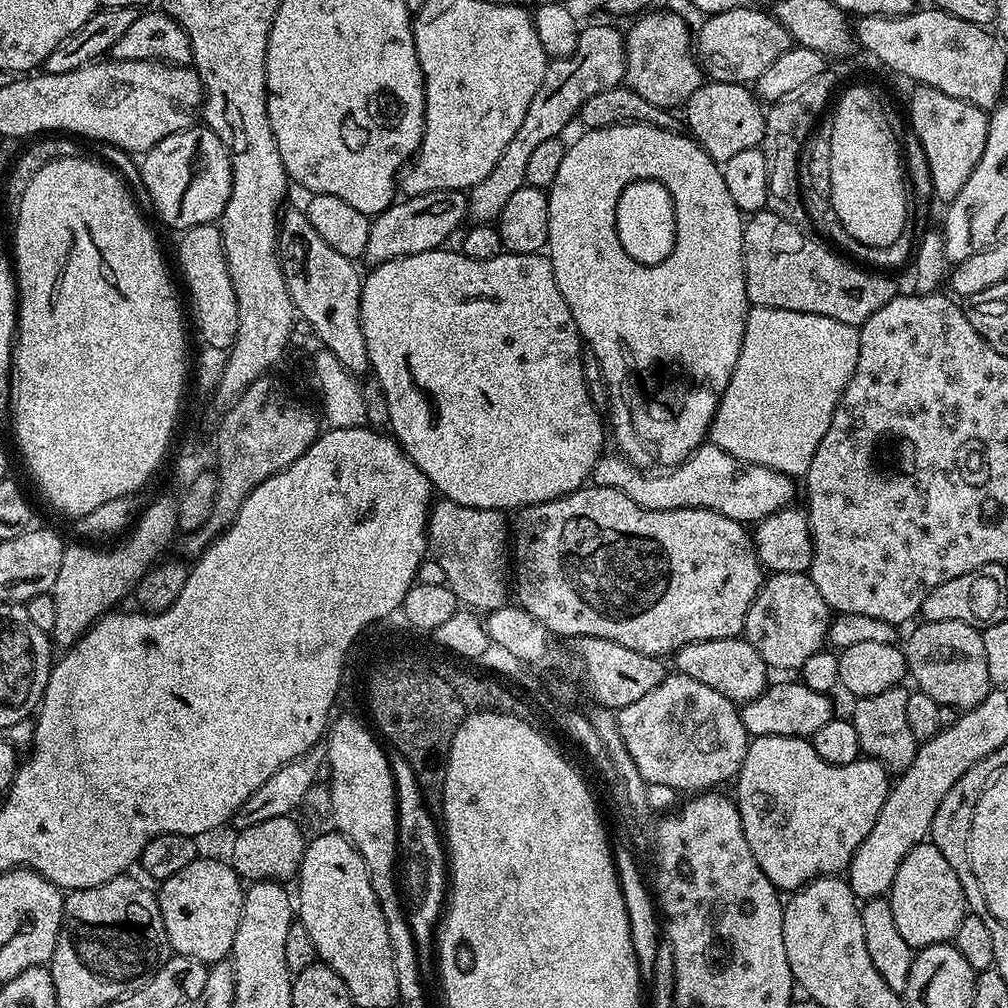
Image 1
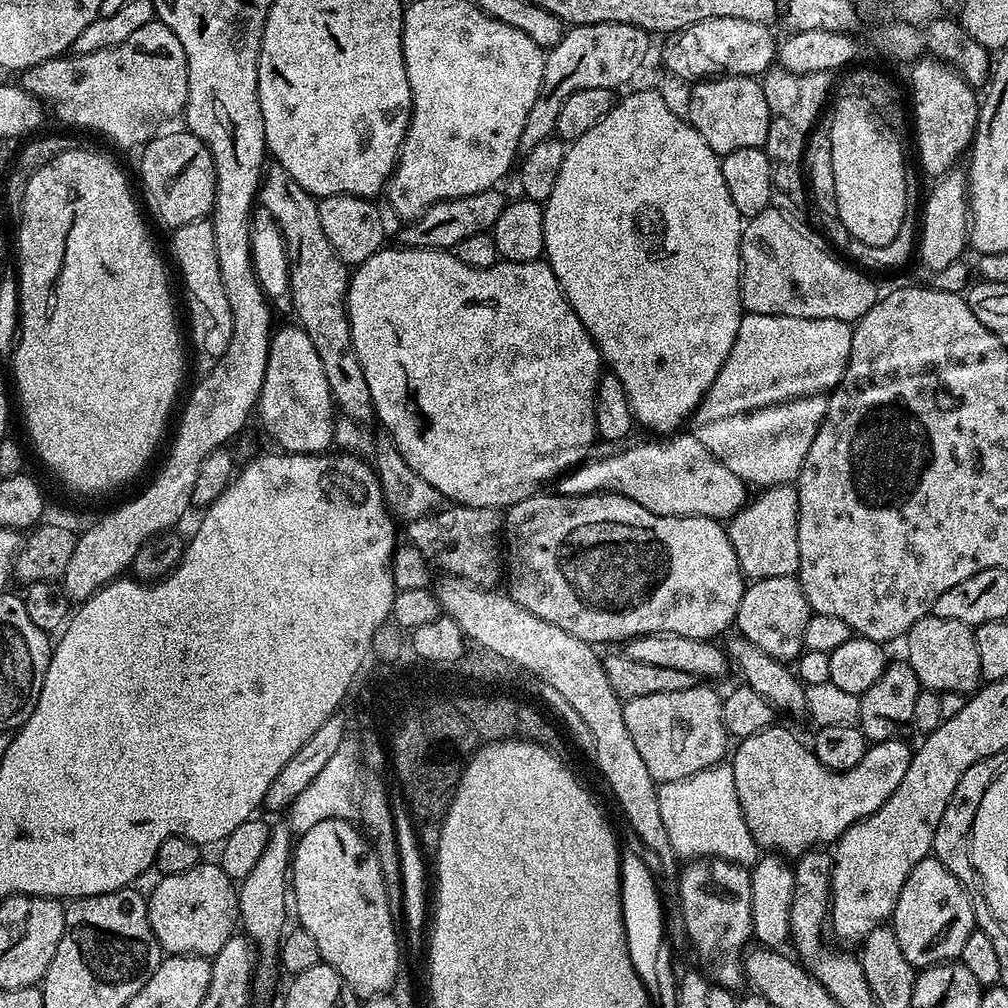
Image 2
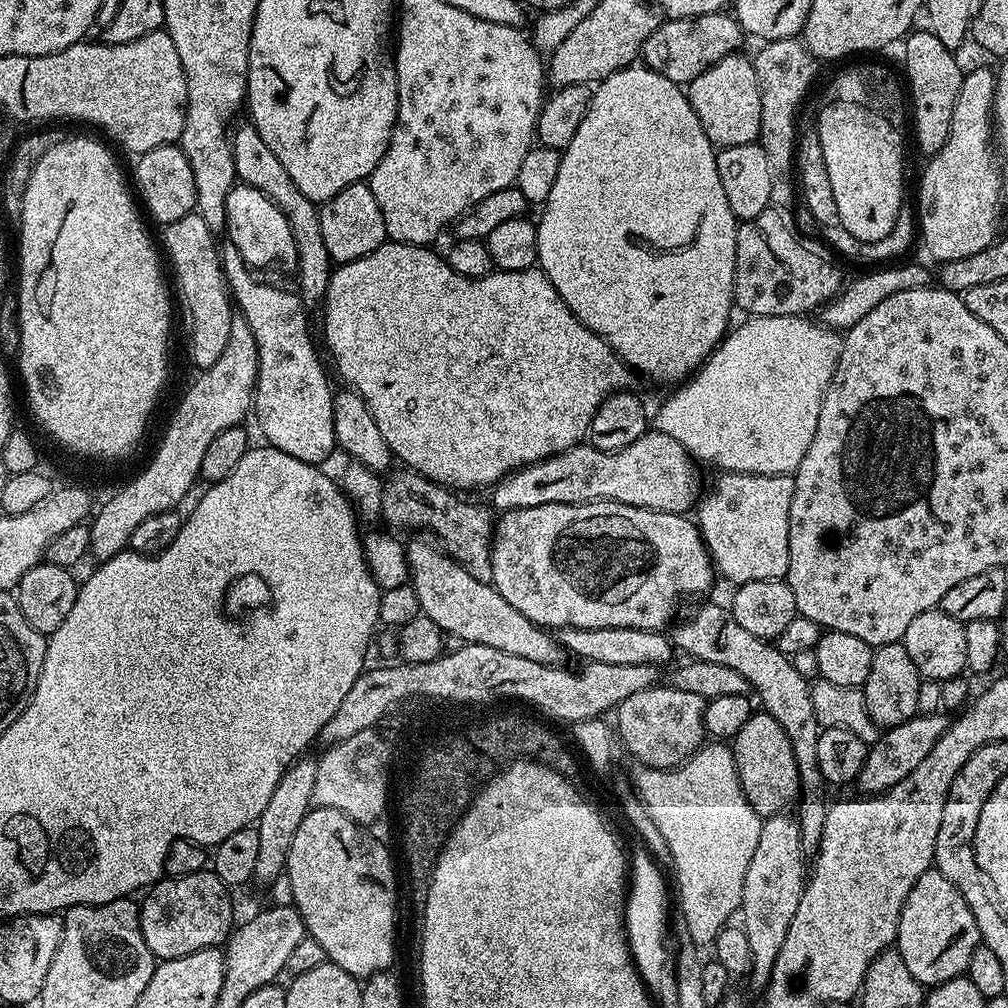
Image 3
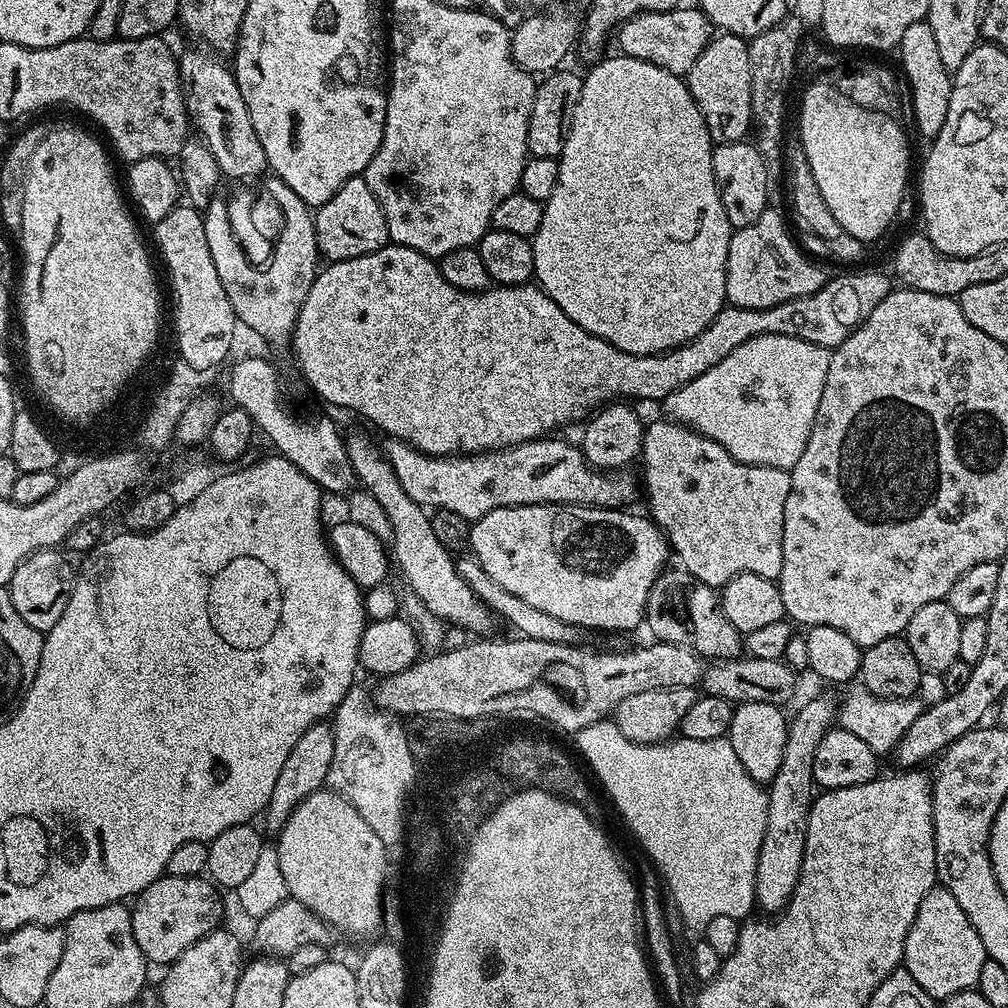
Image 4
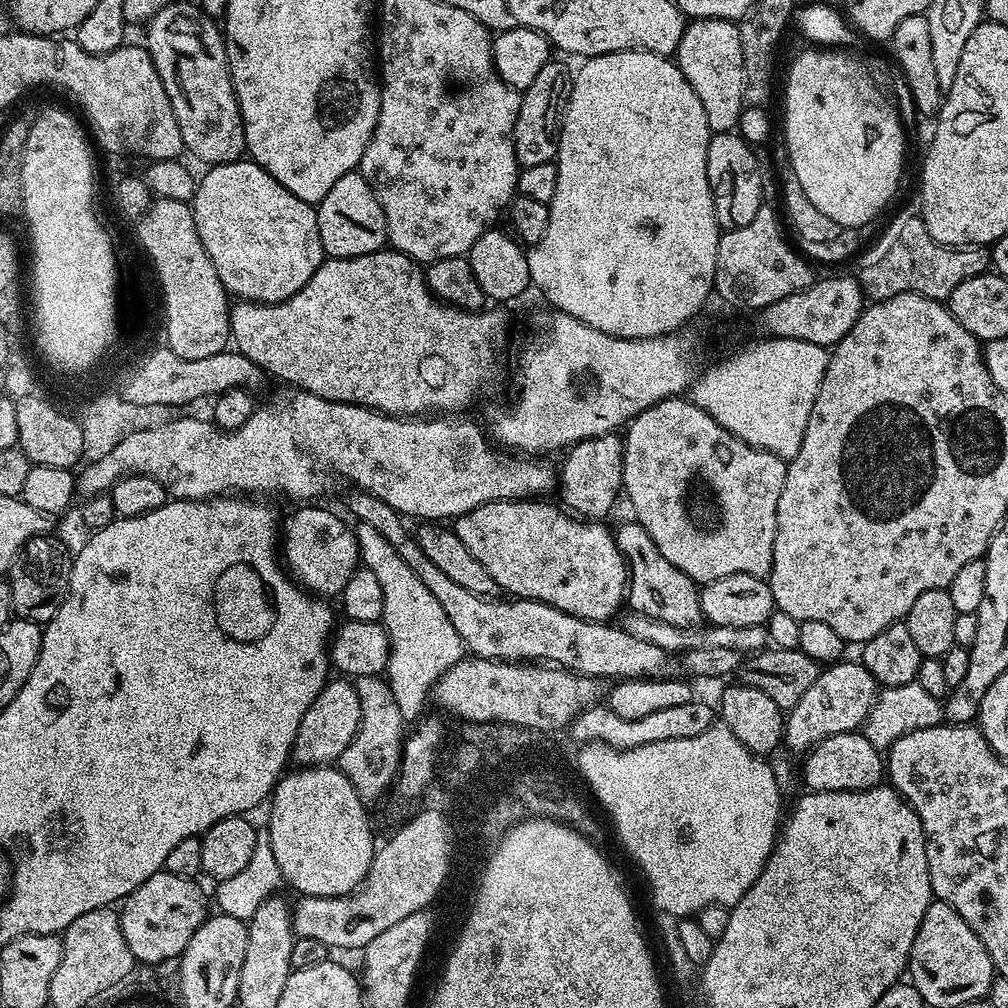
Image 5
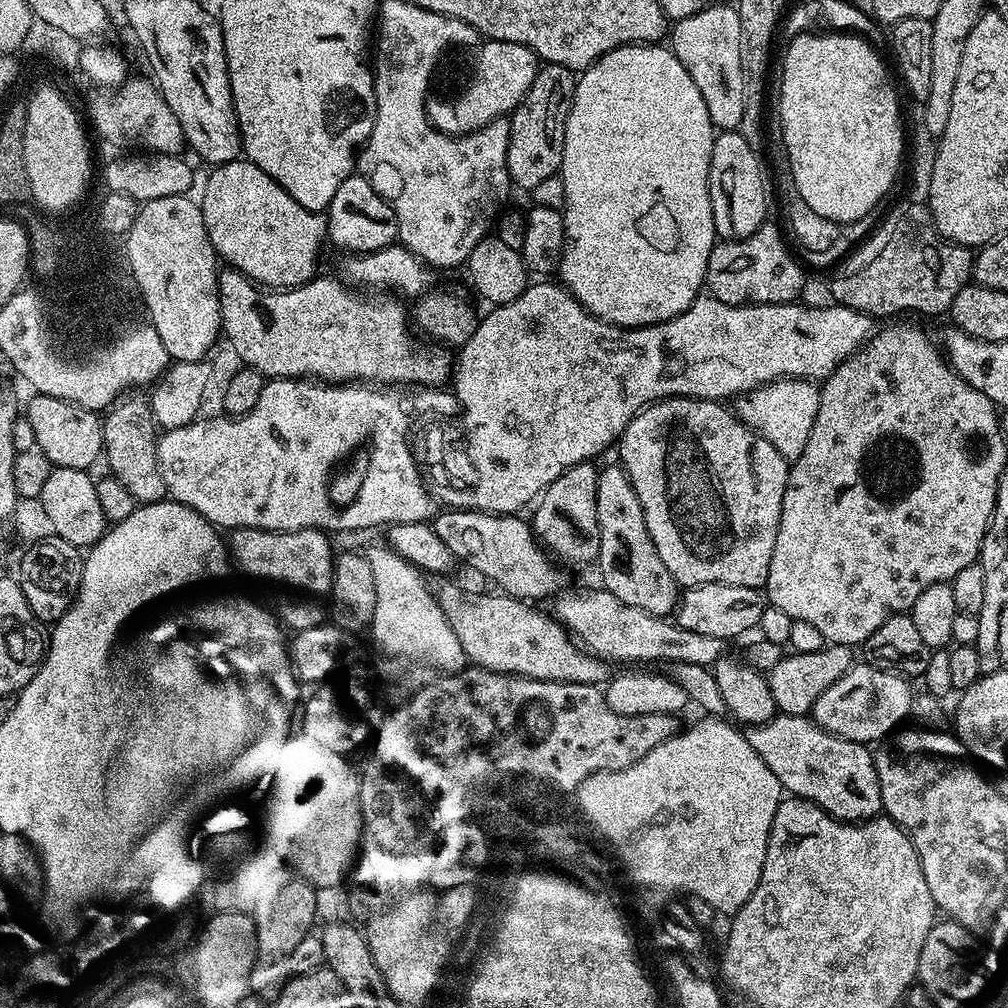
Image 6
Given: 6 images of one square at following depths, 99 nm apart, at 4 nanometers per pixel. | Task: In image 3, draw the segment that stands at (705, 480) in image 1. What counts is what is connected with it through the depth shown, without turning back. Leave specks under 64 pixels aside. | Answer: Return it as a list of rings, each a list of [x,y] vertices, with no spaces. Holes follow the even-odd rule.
[[[647,430],[625,448],[616,452],[603,452],[593,448],[588,442],[581,442],[575,448],[566,450],[557,456],[546,458],[537,464],[528,464],[516,472],[509,472],[491,489],[491,507],[497,513],[513,512],[515,508],[546,506],[547,504],[592,504],[595,500],[622,502],[626,506],[649,508],[655,512],[678,512],[688,514],[701,499],[700,472],[697,461],[688,455],[681,444],[674,442],[670,434]]]

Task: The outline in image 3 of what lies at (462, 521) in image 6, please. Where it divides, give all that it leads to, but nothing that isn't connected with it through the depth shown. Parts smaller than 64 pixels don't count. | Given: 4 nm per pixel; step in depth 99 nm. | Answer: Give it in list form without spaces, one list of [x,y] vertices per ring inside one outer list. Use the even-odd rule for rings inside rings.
[[[595,500],[592,504],[547,504],[546,506],[530,506],[529,508],[515,508],[513,512],[505,512],[495,521],[492,533],[492,560],[493,578],[491,585],[496,588],[498,594],[510,602],[510,606],[520,611],[530,620],[530,622],[541,625],[545,629],[555,630],[557,628],[601,628],[602,626],[626,626],[627,628],[650,628],[653,630],[663,629],[663,624],[673,623],[672,615],[676,612],[676,607],[680,604],[680,596],[696,596],[699,592],[708,592],[712,588],[712,576],[714,577],[714,565],[712,556],[708,552],[708,547],[704,545],[704,539],[700,536],[700,529],[696,527],[695,519],[678,512],[655,512],[649,508],[639,508],[638,506],[626,506],[622,502],[610,502],[609,500]]]

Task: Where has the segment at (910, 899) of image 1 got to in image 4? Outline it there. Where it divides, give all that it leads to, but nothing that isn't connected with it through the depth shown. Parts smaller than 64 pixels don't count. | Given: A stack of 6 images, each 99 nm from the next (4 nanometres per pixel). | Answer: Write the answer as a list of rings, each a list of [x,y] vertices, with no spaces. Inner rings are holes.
[[[943,886],[928,891],[926,898],[922,898],[922,906],[918,906],[918,912],[914,914],[914,922],[904,943],[902,967],[912,975],[914,982],[918,982],[918,986],[922,986],[922,990],[926,990],[933,1000],[943,1002],[948,996],[973,991],[978,982],[978,973],[982,970],[982,962],[987,960],[988,951],[982,946],[982,938],[978,938],[978,930],[970,926],[970,918],[966,918],[966,910],[958,906],[958,898],[954,898],[954,894]]]

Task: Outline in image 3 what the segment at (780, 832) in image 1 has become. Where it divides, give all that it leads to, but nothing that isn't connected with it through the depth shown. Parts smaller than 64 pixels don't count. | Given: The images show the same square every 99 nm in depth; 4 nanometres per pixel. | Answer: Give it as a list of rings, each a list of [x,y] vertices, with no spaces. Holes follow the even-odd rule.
[[[763,710],[753,711],[752,717],[738,730],[738,734],[730,741],[732,757],[736,763],[736,773],[744,796],[752,809],[767,818],[788,810],[797,803],[800,795],[800,771],[794,762],[794,750],[790,746],[790,738],[786,738],[786,730],[770,714]],[[917,714],[911,720],[881,731],[876,743],[869,747],[866,762],[854,781],[855,787],[860,787],[864,794],[879,794],[898,786],[898,782],[902,782],[902,778],[906,778],[906,774],[915,770],[922,758],[934,750],[934,742],[942,738],[949,723],[949,717],[944,714]]]

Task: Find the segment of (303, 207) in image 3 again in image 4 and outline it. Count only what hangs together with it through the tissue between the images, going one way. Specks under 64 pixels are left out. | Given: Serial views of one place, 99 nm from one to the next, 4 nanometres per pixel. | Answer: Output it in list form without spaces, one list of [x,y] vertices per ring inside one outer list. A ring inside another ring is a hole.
[[[203,51],[188,52],[178,60],[180,87],[184,90],[191,127],[200,131],[197,132],[199,139],[203,140],[210,154],[214,154],[221,177],[240,180],[236,182],[247,181],[244,180],[247,176],[263,177],[269,171],[266,150],[262,150],[262,142],[258,142],[258,134],[254,134],[250,110],[246,110],[246,102],[242,102],[242,90],[238,90],[233,69],[229,65],[227,68],[219,55]]]

